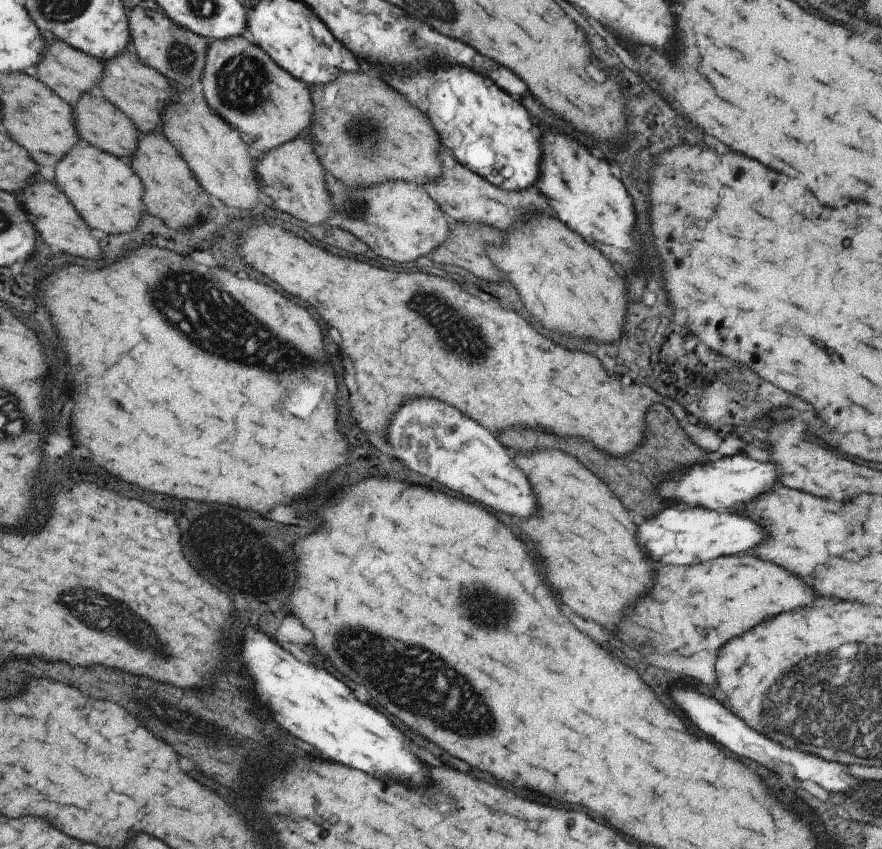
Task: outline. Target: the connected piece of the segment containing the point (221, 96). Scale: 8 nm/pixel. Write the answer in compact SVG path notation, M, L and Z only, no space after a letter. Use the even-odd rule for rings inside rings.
M246 36L211 39L199 82L210 110L239 131L249 154L265 154L297 138L301 132L307 132L313 113L309 86L279 68Z

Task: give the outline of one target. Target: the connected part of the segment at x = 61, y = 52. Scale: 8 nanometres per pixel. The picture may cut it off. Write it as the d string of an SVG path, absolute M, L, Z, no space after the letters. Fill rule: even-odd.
M44 34L43 56L35 64L35 69L37 70L37 78L63 102L71 105L75 103L75 100L79 100L81 94L96 90L97 82L99 82L99 78L103 74L105 65L99 59L87 56L84 52L67 46L59 39Z

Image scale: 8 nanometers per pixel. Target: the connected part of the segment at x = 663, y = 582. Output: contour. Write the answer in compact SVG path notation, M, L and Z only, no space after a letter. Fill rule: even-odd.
M749 554L725 556L697 566L659 566L659 572L655 576L655 604L651 592L637 606L633 606L627 616L623 616L623 622L619 622L617 630L621 634L619 640L629 650L635 650L643 656L677 656L677 650L679 656L691 656L693 652L709 650L709 644L711 648L719 648L725 644L725 640L741 636L741 632L747 632L781 612L809 606L815 598L817 594L797 576Z

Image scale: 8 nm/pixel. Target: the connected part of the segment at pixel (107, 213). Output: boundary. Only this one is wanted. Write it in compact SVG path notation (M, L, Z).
M85 141L75 142L75 148L67 156L63 156L59 164L54 166L52 182L71 200L73 208L81 214L87 226L97 228L109 234L127 234L135 230L139 224L139 216L144 212L141 204L143 189L141 181L126 161L117 158Z

